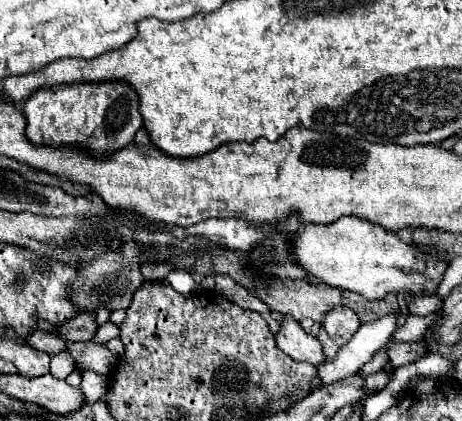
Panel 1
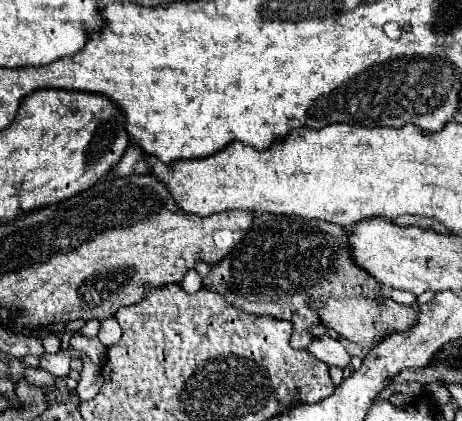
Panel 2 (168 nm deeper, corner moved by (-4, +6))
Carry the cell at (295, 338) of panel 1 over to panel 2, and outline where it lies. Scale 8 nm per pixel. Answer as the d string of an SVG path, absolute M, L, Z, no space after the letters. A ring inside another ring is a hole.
M320 337L320 339L314 339L314 345L306 347L308 353L312 353L312 357L324 361L328 367L336 365L336 367L346 367L350 363L350 355L346 359L346 349L342 347L340 341L332 339L332 337Z

